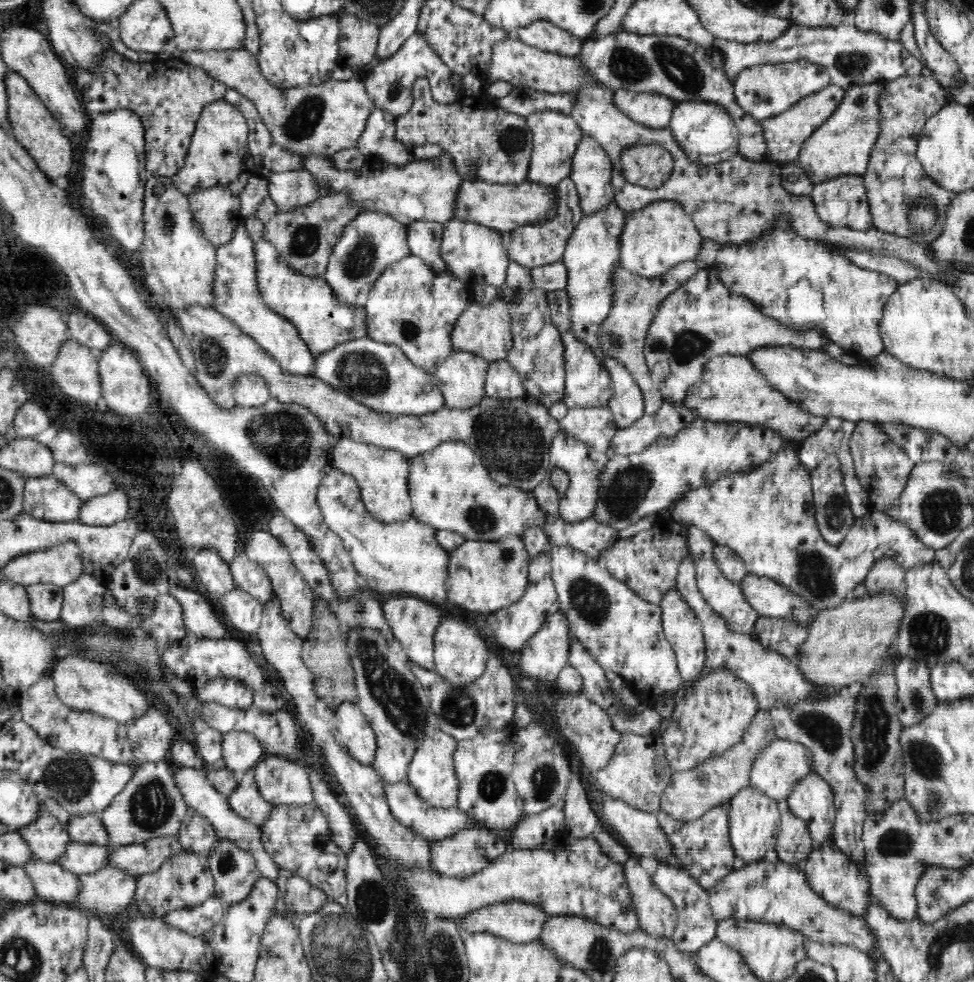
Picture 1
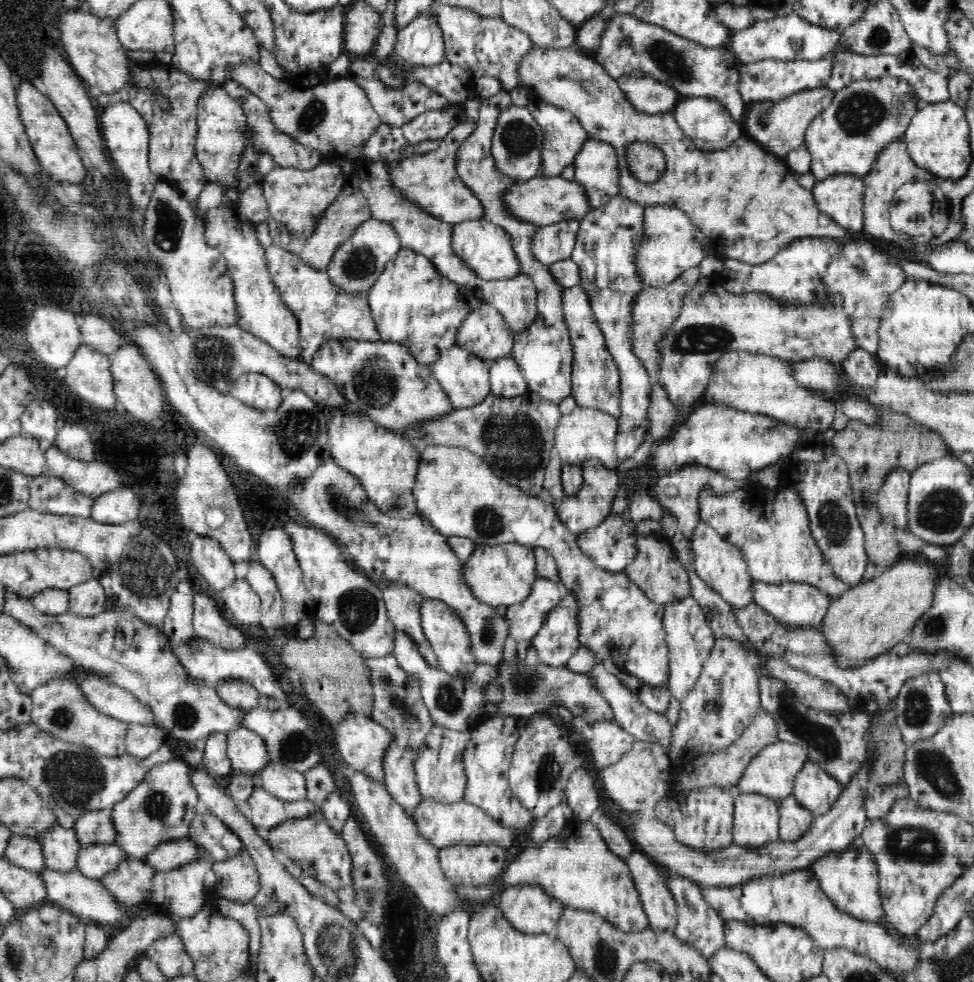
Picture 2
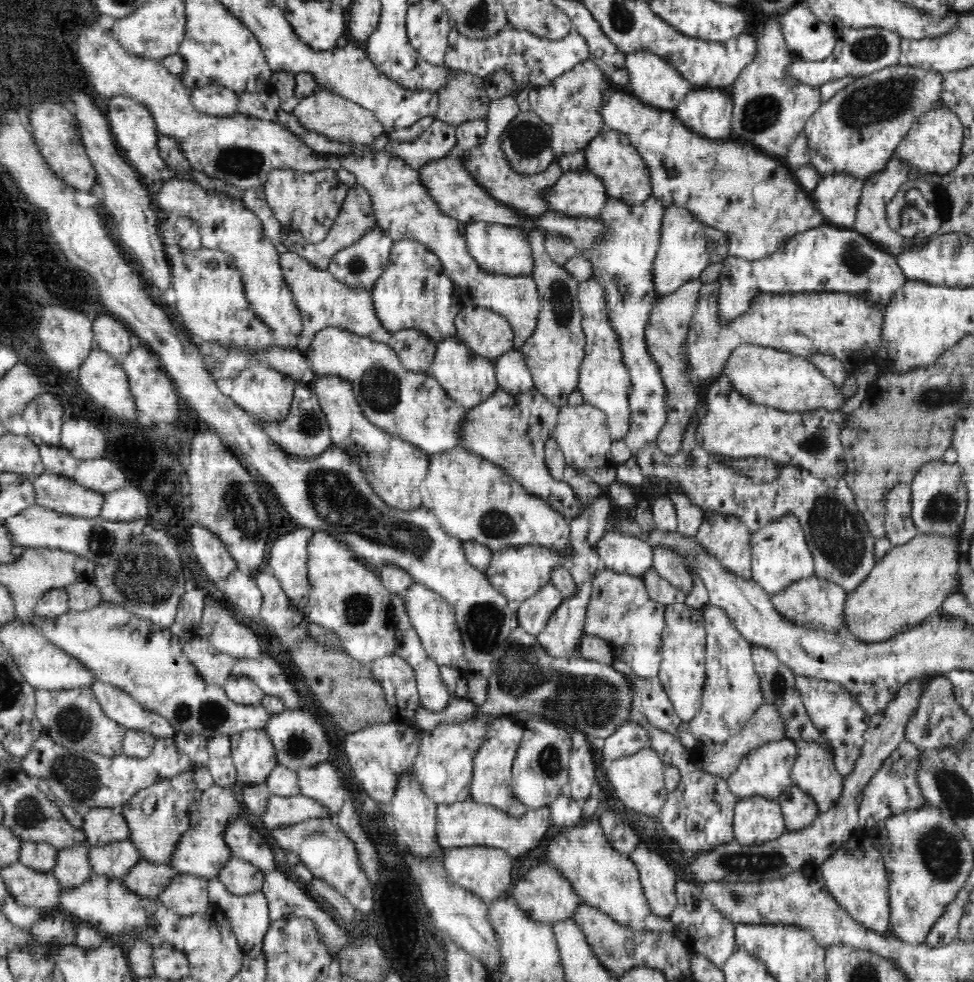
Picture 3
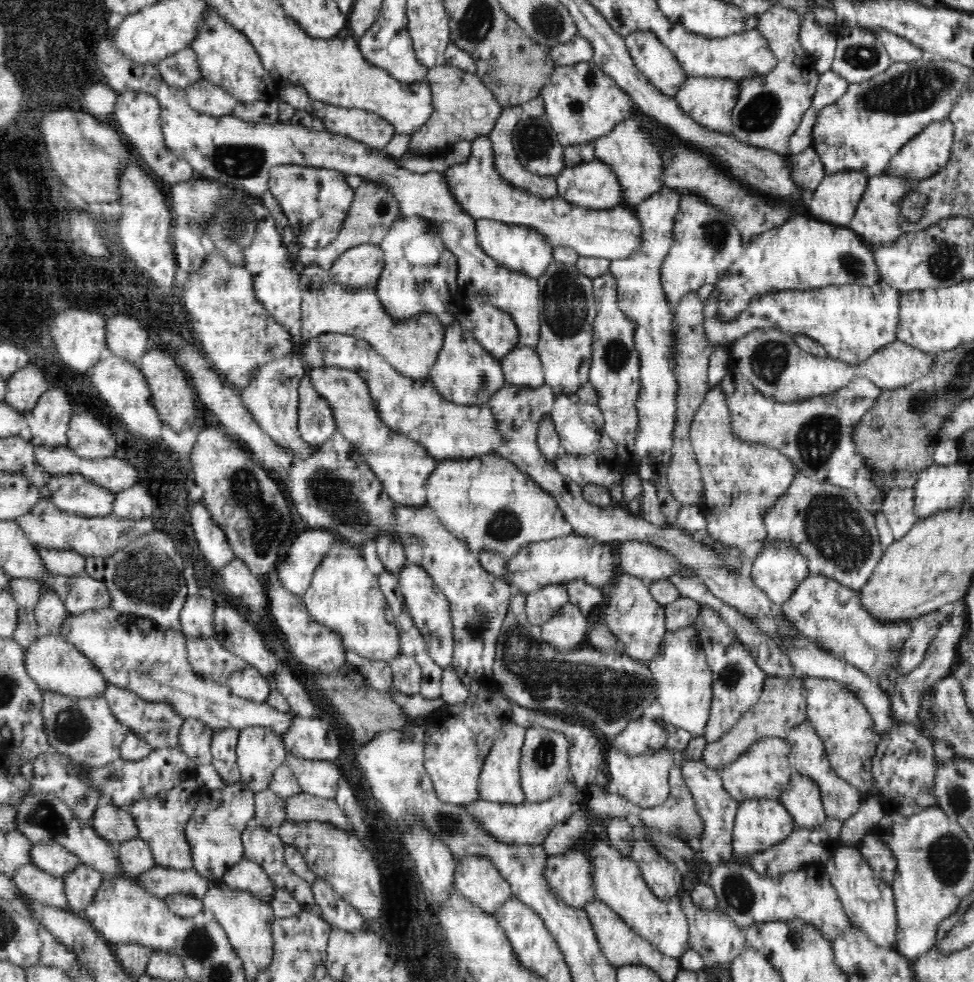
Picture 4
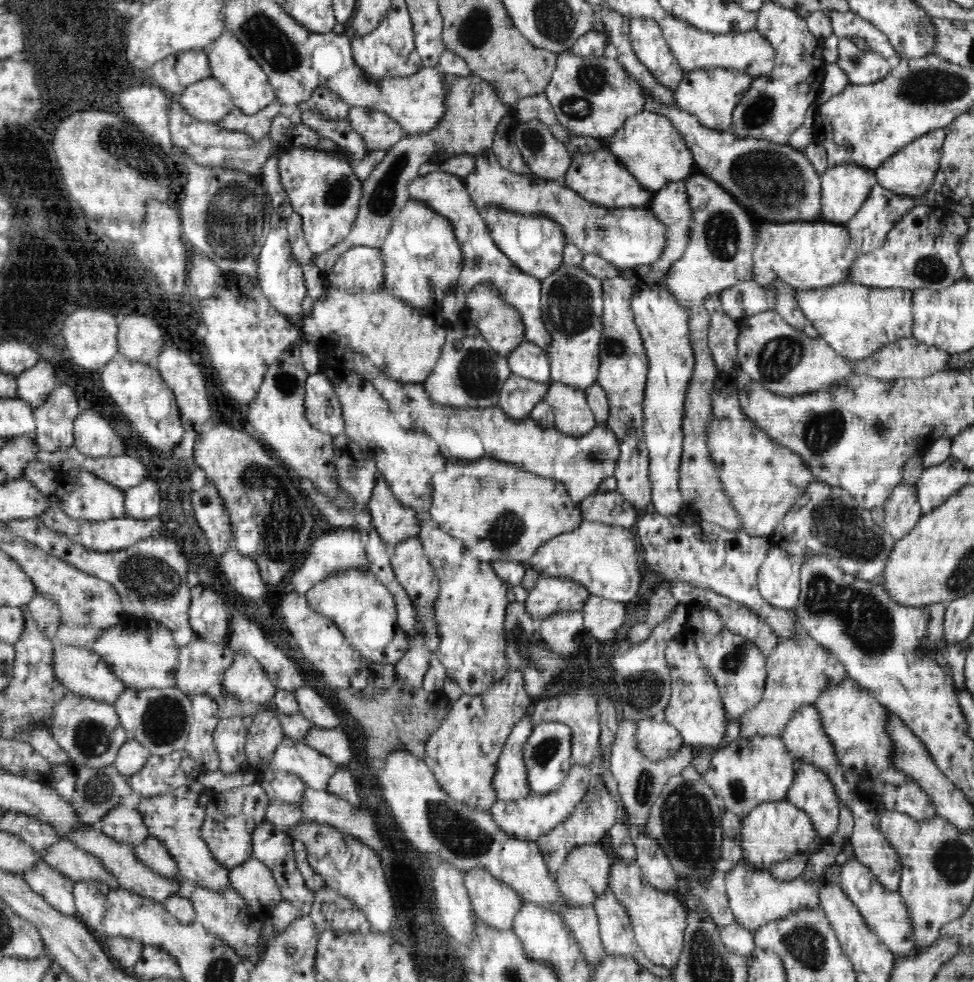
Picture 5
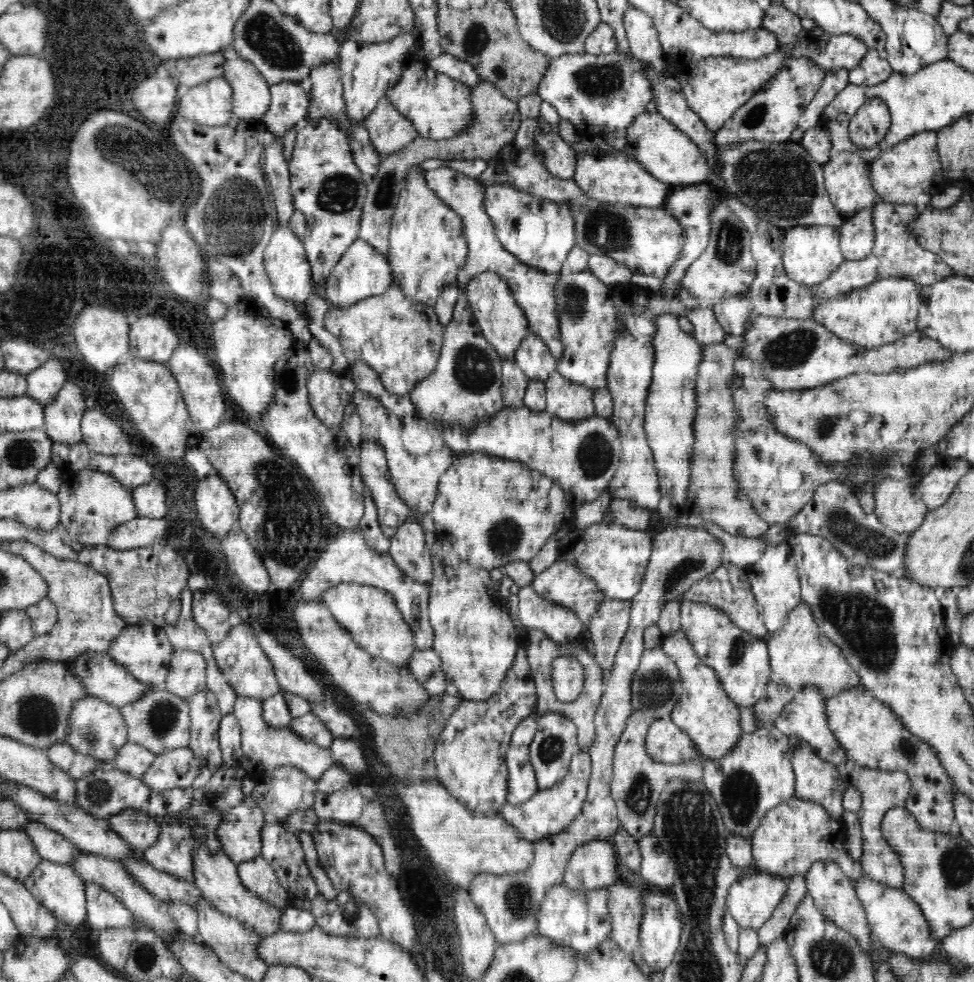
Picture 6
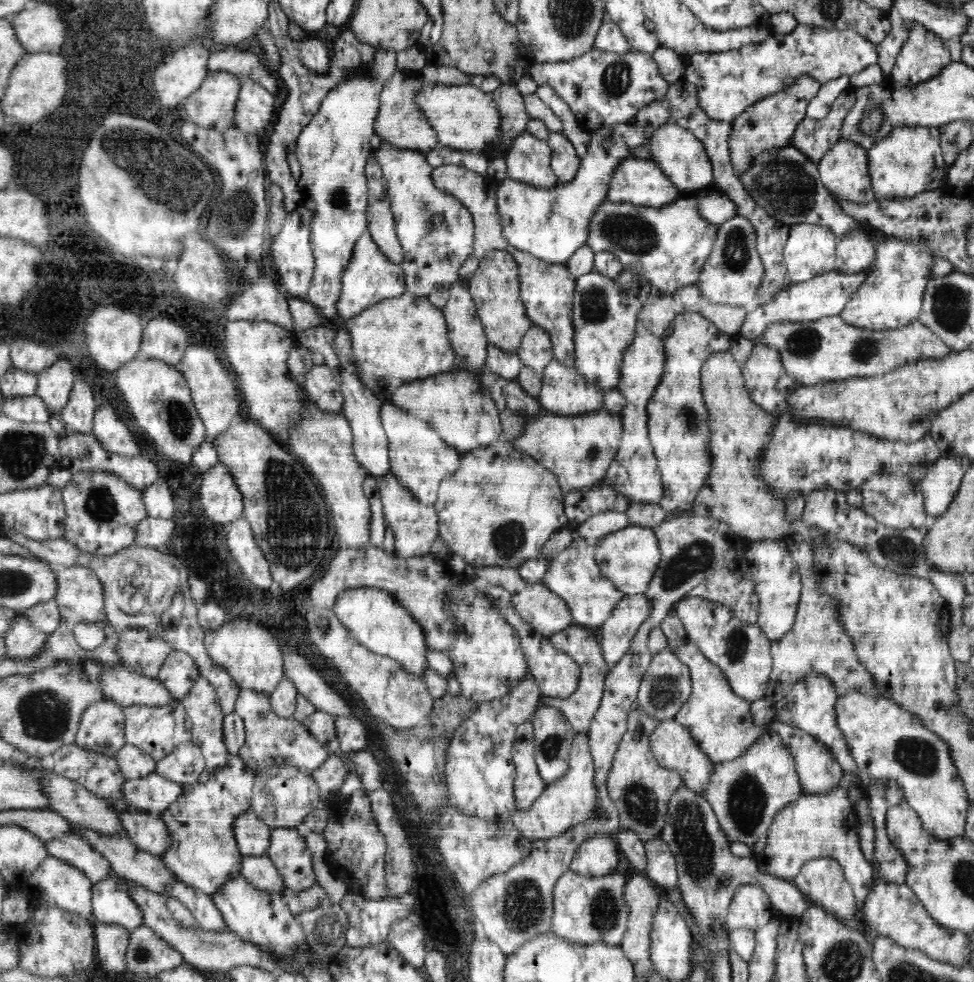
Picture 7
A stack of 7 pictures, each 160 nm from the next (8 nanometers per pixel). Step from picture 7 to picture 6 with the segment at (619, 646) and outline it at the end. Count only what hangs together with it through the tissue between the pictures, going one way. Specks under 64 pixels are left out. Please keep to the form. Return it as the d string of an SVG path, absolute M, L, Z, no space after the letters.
M604 600L593 614L589 626L585 629L585 634L590 636L594 642L594 656L598 664L602 667L604 678L610 674L614 666L615 656L620 643L628 630L630 624L631 600Z

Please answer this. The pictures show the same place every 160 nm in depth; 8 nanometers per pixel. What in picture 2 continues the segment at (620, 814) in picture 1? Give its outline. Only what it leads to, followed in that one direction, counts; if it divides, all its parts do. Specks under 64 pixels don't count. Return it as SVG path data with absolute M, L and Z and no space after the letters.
M870 739L867 745L861 768L855 773L851 782L843 786L836 802L830 806L826 814L814 817L810 828L799 840L788 842L779 839L754 849L745 848L733 842L727 848L706 853L683 846L676 840L672 829L652 813L637 813L634 816L634 838L640 846L640 852L648 855L656 864L669 868L673 875L682 875L702 887L731 887L758 878L778 877L792 871L809 869L816 859L828 853L844 851L862 835L867 821L865 798L876 788L876 783L870 779L870 774L872 774L872 764L874 764L873 760L877 755L878 747Z

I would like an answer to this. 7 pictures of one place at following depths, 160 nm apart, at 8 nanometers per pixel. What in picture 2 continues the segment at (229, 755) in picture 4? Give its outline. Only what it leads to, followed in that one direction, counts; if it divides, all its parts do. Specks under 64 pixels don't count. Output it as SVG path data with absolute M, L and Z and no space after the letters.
M218 732L208 738L202 767L211 776L226 777L234 774L227 754L227 734Z

